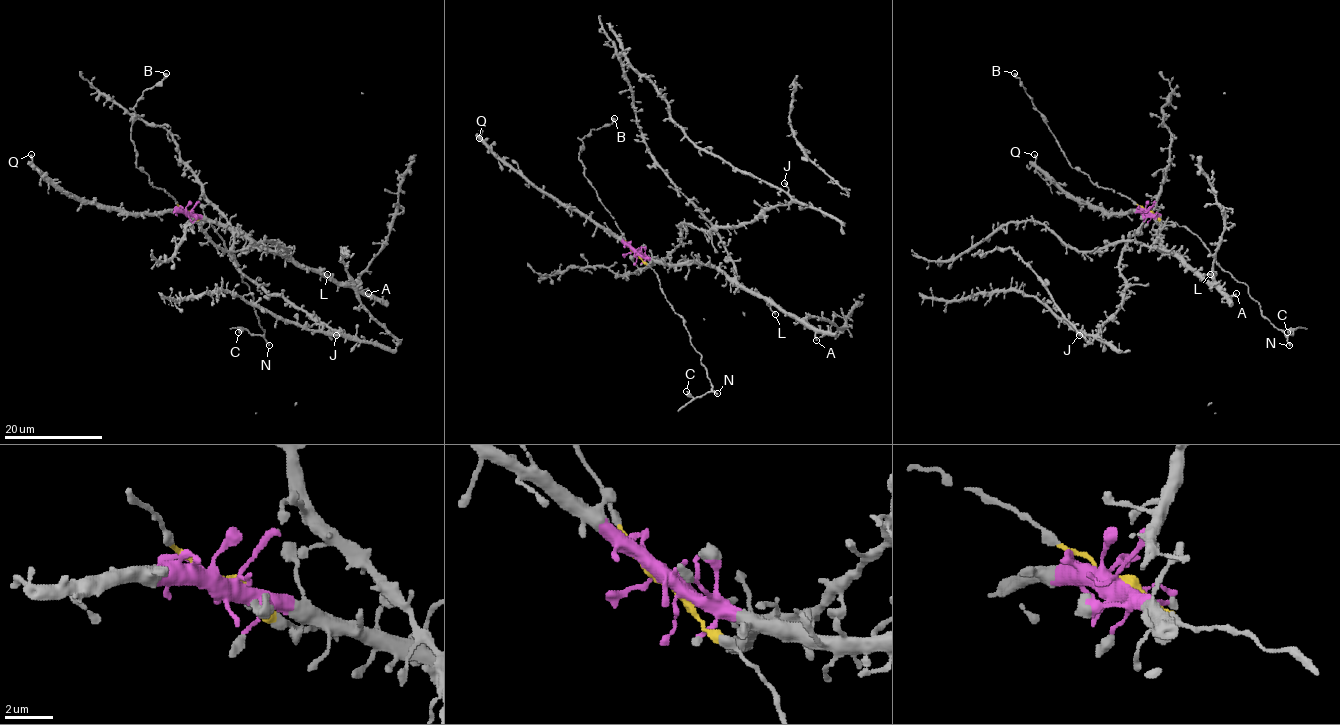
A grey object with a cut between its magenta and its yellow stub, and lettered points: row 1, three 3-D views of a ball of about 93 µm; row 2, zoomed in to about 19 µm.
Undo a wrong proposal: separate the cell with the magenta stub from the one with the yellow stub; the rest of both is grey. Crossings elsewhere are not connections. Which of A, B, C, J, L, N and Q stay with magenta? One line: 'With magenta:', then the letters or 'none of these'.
With magenta: A, J, L, Q

